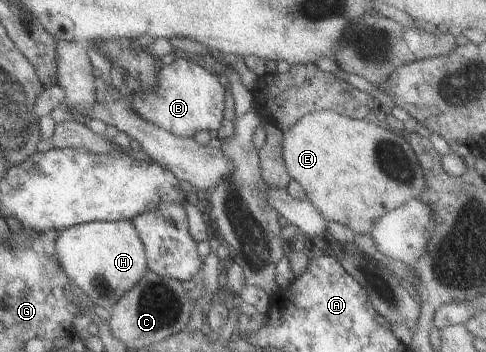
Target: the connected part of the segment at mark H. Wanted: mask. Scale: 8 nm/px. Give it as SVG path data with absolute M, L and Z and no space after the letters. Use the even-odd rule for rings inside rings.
M130 220L94 221L65 228L54 242L54 254L70 282L90 298L93 306L108 310L148 270L144 244Z

